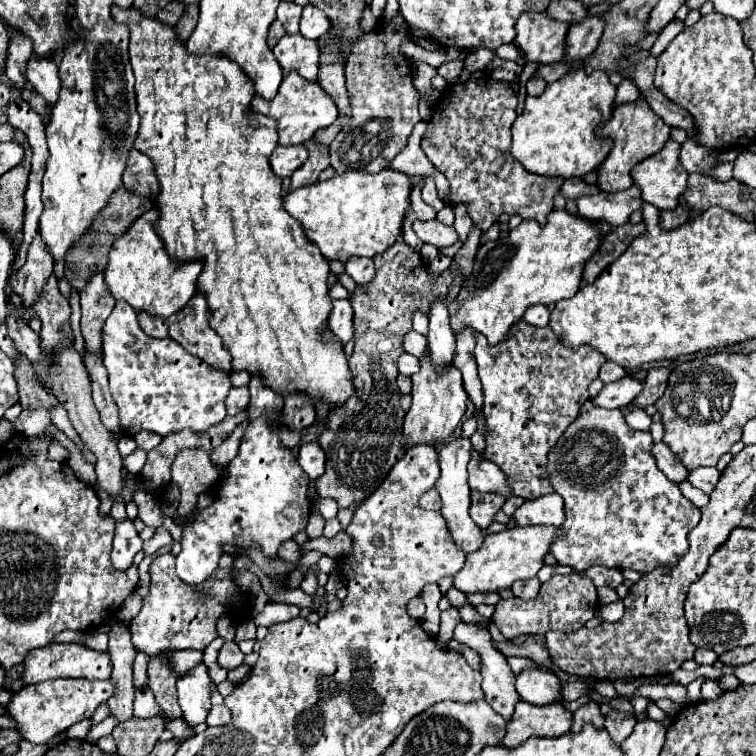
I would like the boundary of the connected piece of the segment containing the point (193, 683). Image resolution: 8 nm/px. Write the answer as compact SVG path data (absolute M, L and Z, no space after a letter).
M196 665L186 673L186 677L178 679L178 703L182 705L184 721L190 727L196 727L198 723L206 721L206 715L212 707L210 703L212 695L212 679L208 675L208 667Z

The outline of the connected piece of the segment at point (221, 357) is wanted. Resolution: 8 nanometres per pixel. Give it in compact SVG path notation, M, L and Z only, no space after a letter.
M196 293L188 305L167 319L169 337L178 341L188 353L214 365L216 369L230 371L230 351L224 347L218 333L208 325L210 307L204 293Z

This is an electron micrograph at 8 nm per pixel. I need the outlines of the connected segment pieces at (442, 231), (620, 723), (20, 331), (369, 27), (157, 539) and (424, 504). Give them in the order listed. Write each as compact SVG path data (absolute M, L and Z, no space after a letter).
M416 221L414 223L414 231L416 235L424 241L424 243L430 243L434 247L448 247L448 245L454 245L458 241L458 233L454 227L448 227L448 225L442 225L440 221Z
M612 709L606 715L606 731L610 733L614 743L622 743L626 737L630 737L634 725L636 725L636 717L632 713L620 713Z
M8 313L6 327L8 327L8 337L14 341L18 353L24 355L36 367L40 357L42 357L42 353L40 353L40 337L16 313Z
M366 5L364 11L362 11L362 17L360 17L360 27L362 27L362 31L366 31L366 33L368 33L368 31L374 31L376 23L378 23L378 19L372 15L370 5Z
M160 525L160 527L156 529L154 537L144 543L144 553L146 553L146 555L152 555L152 553L160 551L162 547L166 547L166 545L170 545L170 543L172 543L172 535L168 533L168 529L166 529L164 525Z
M430 489L430 491L426 491L426 493L420 497L418 505L420 505L422 509L440 511L440 497L438 497L438 491L436 491L436 489Z

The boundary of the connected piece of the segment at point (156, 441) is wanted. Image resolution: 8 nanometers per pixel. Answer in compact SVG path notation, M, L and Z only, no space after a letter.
M142 431L142 433L136 433L136 435L134 435L134 441L138 443L140 449L144 449L144 451L152 451L154 447L160 445L162 437L156 435L156 433L150 433L150 431Z

